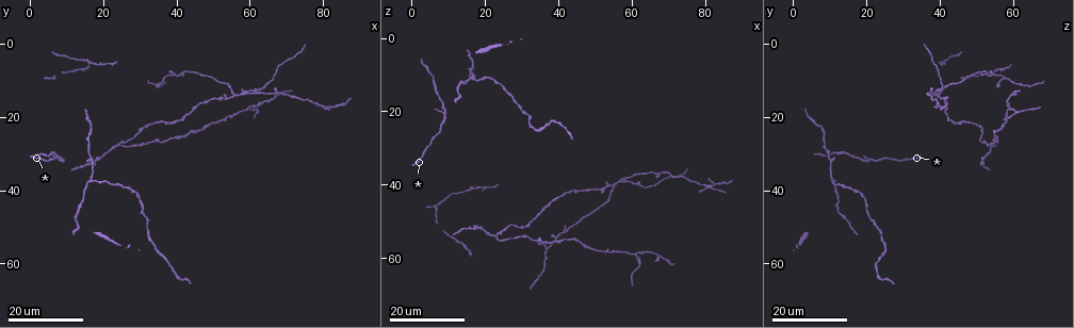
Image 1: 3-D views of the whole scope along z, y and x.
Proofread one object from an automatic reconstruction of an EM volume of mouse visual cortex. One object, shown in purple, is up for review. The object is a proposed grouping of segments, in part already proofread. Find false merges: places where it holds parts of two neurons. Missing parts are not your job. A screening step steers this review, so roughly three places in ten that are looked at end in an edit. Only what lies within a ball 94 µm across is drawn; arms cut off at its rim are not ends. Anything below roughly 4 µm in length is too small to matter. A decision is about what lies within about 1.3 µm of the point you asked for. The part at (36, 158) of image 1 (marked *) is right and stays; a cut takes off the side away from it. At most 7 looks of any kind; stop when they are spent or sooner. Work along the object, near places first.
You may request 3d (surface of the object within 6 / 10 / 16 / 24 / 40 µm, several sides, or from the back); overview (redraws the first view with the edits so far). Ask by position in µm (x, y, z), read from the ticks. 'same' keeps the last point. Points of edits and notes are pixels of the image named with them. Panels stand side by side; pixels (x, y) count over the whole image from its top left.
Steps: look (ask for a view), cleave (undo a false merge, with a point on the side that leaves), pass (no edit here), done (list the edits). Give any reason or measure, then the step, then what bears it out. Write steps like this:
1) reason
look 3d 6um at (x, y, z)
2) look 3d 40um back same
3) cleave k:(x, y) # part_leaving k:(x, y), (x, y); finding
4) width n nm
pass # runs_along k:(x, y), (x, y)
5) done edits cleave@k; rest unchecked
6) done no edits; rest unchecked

arms part here
look 3d 24um at (17.0, 37.5, 11.5)

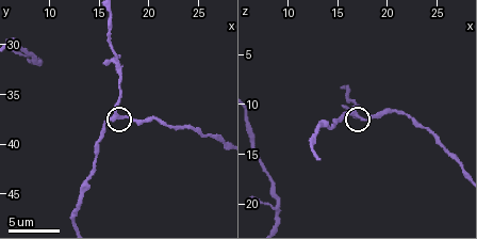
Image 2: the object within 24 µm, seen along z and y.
zoom in
look 3d 6um at (16.8, 37.4, 11.0)

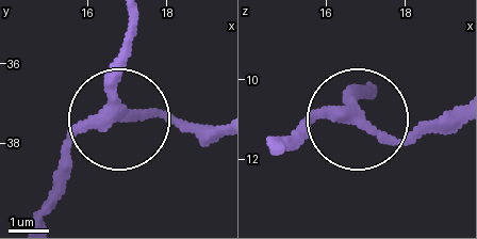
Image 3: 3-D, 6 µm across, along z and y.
look 3d 6um back at (16.70, 37.35, 11.10)

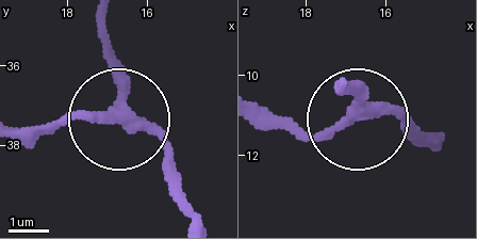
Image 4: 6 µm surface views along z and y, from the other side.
side_arm 38 um
pass # continuous, no second neuron

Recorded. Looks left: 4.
four-way junction
look 3d 16um at (16.5, 32.0, 10.0)

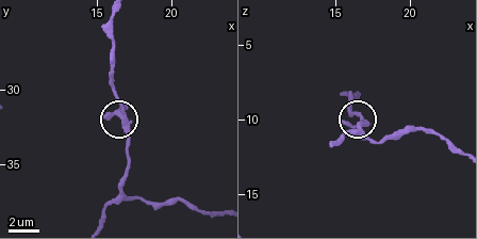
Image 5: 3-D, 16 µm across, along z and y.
closer look
look 3d 10um at (16.8, 31.4, 10.0)

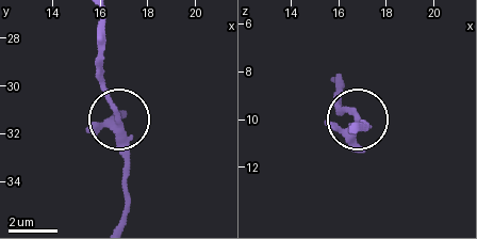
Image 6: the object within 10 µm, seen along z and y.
side_arm 17 um
pass # continuous, no second neuron

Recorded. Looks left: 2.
narrows sharply
look 3d 24um at (54.0, 19.5, 59.0)

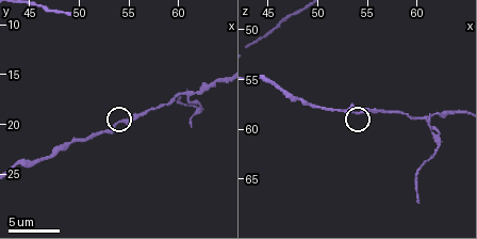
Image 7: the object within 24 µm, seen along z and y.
look 3d 10um at (54.0, 20.0, 58.2)

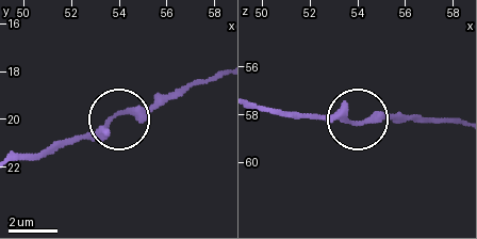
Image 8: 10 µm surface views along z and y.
pass # runs_along 8:(257, 111), (361, 123), (420, 117); one neuron here

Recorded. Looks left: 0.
done no edits; rest unchecked

